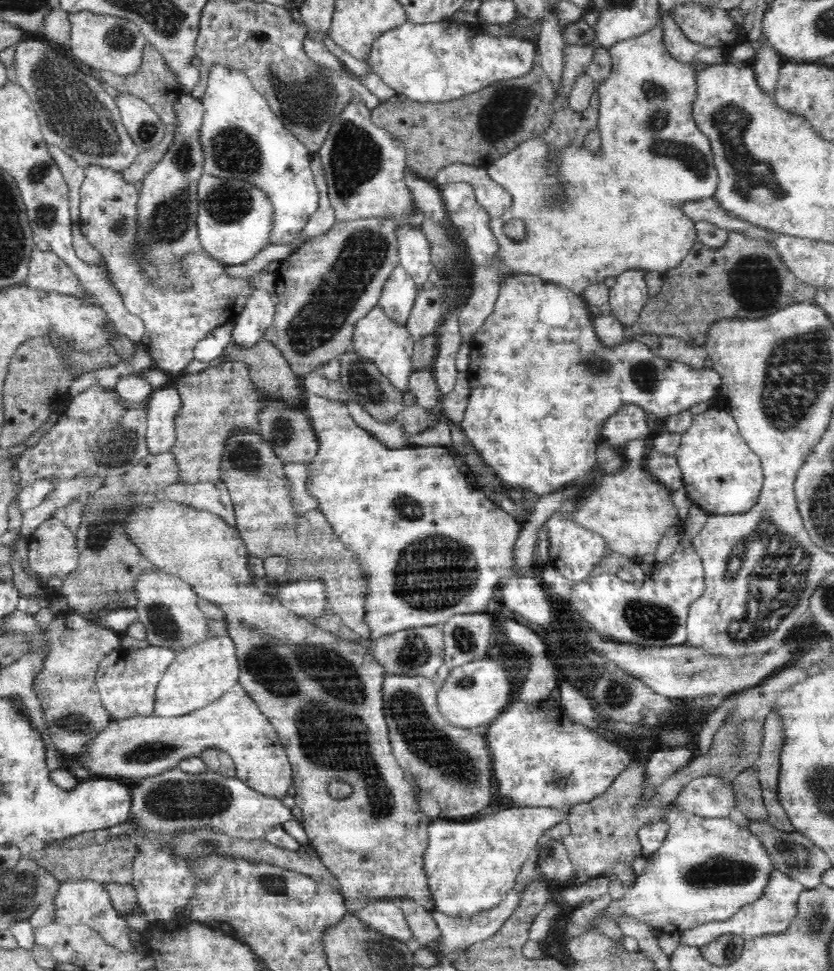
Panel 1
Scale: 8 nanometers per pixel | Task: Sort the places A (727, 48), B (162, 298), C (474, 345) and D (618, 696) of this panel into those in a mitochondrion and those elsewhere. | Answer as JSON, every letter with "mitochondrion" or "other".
{"A":"other","B":"other","C":"other","D":"mitochondrion"}

